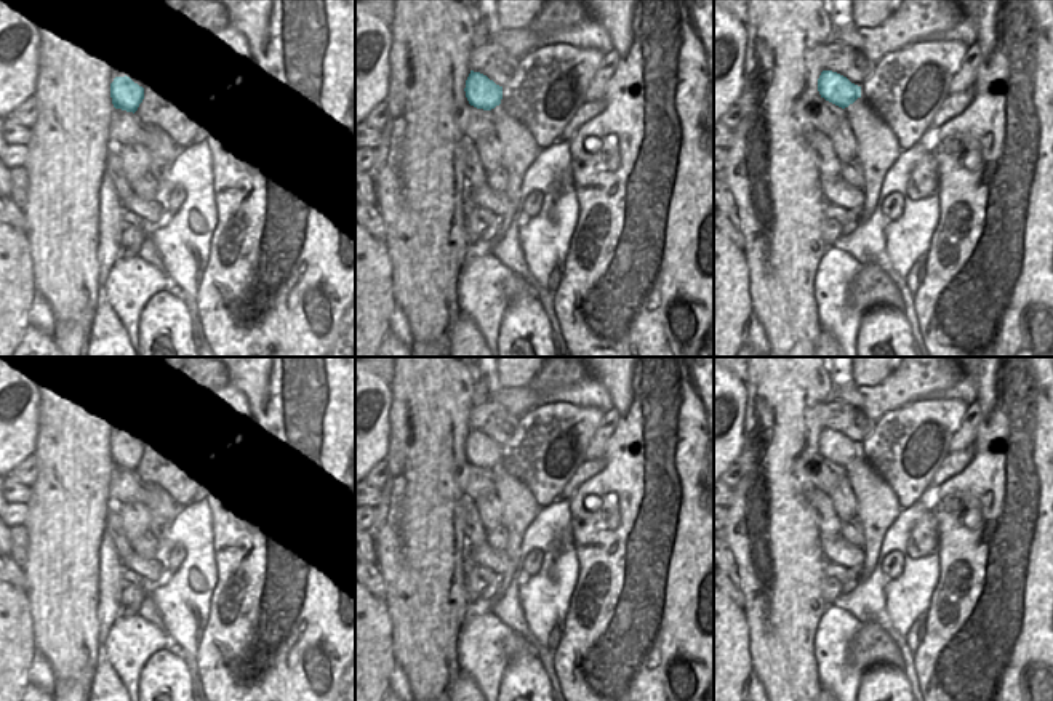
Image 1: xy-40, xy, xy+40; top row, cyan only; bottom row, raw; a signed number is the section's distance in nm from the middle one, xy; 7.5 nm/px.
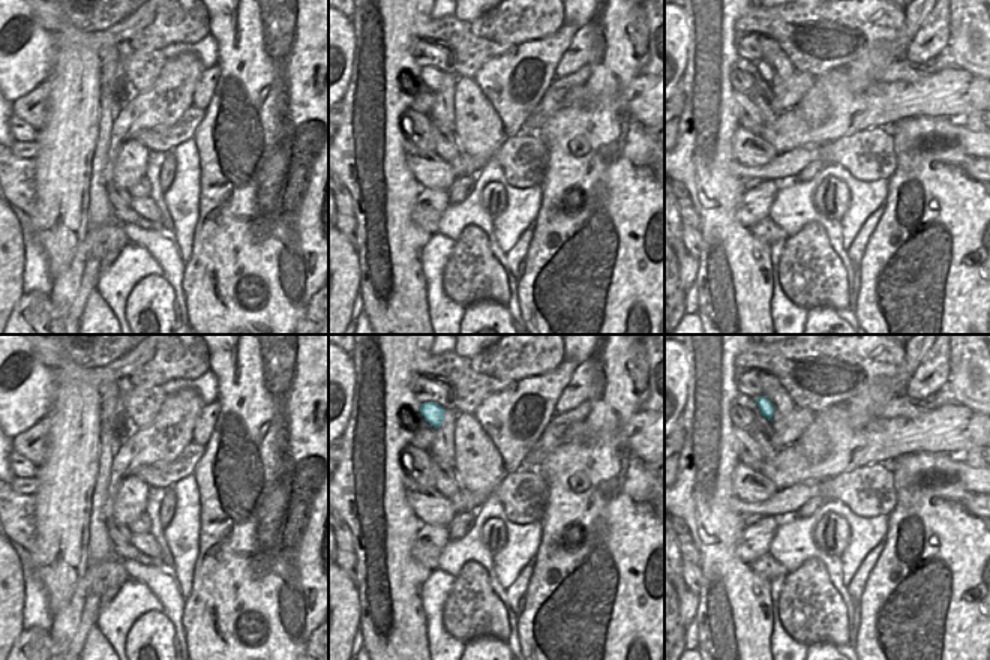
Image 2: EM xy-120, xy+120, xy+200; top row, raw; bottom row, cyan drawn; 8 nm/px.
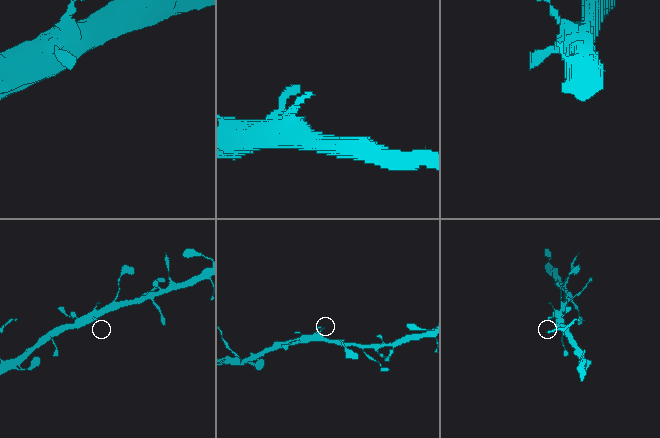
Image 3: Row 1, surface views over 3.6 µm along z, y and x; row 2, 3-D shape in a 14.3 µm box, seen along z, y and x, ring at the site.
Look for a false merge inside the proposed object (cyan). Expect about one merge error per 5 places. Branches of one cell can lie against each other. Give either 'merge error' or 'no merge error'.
merge error

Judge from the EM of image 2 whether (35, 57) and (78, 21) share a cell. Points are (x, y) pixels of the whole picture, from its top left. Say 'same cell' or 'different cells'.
different cells

